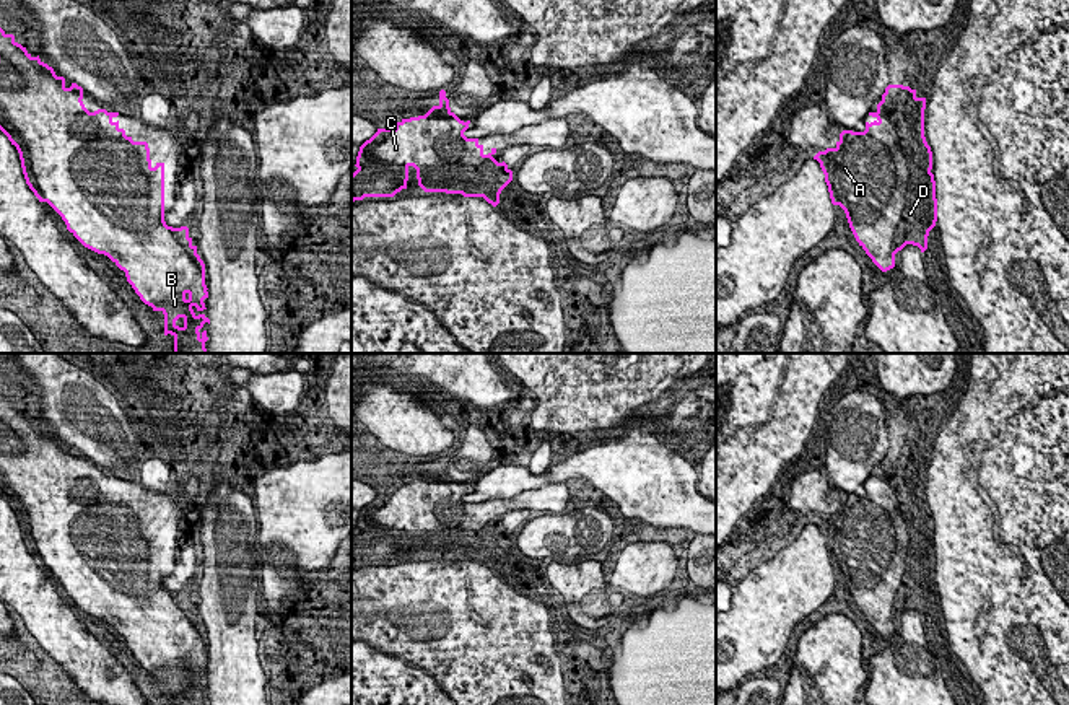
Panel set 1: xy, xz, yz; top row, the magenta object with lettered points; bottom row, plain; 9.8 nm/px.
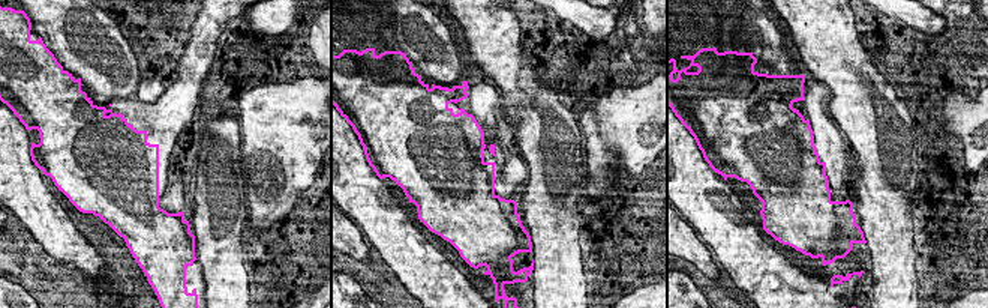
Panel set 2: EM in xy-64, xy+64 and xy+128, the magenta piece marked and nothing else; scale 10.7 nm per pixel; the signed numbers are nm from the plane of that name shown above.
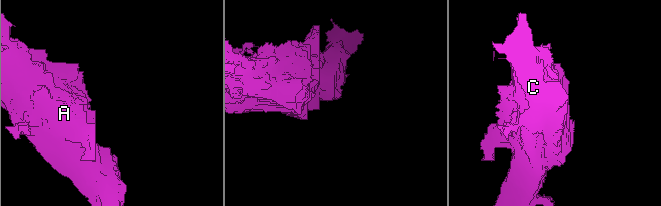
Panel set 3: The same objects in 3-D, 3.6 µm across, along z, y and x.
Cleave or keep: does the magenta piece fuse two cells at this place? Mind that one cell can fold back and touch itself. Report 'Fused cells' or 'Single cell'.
Single cell

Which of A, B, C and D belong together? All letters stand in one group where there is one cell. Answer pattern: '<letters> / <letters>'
A B C D

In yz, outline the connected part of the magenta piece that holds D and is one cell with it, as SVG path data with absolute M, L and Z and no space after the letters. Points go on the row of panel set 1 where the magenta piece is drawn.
M888 85L877 111L869 112L875 120L866 122L864 132L843 130L835 148L814 156L825 174L831 204L844 210L856 241L882 272L895 267L895 254L906 244L918 246L924 252L929 231L937 221L924 109L926 98L918 98L916 90Z

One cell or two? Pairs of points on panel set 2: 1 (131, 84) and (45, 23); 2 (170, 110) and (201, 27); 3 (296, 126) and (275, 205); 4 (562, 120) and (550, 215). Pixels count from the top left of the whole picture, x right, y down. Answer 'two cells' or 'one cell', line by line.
1: one cell
2: one cell
3: one cell
4: one cell

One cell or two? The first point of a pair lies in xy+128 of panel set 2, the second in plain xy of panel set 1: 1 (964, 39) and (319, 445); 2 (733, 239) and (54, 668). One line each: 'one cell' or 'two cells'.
1: one cell
2: two cells

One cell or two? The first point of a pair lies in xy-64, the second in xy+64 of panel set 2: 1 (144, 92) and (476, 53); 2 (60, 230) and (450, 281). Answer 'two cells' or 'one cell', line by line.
1: two cells
2: one cell

